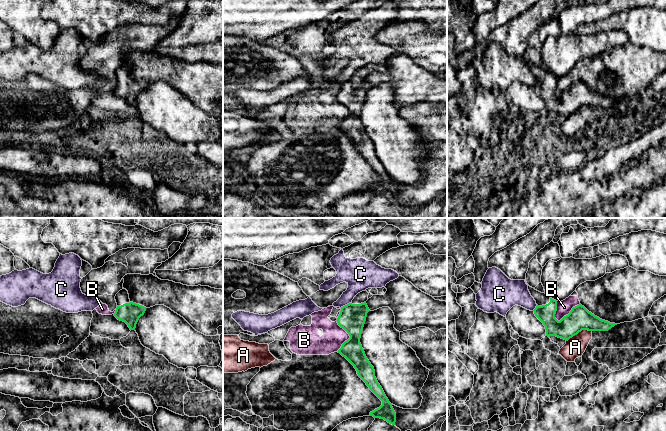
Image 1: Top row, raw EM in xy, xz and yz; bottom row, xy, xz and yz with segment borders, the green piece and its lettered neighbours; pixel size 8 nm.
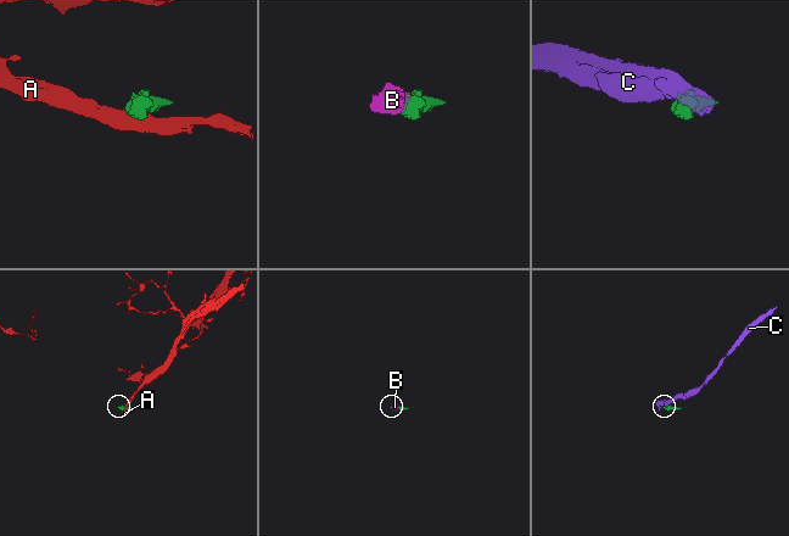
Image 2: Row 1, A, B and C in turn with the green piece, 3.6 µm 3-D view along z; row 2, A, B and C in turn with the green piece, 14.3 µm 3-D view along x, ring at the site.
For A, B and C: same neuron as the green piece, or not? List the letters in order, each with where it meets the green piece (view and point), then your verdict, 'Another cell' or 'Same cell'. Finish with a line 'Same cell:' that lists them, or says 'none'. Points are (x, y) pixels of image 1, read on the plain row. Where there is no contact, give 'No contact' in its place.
A: Touches green at yz (578, 108). Another cell
B: Touches green at yz (568, 90). Another cell
C: Touches green at xz (345, 81). Another cell
Same cell: none

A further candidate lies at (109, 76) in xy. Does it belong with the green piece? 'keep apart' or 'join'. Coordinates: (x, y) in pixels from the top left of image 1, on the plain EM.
keep apart

